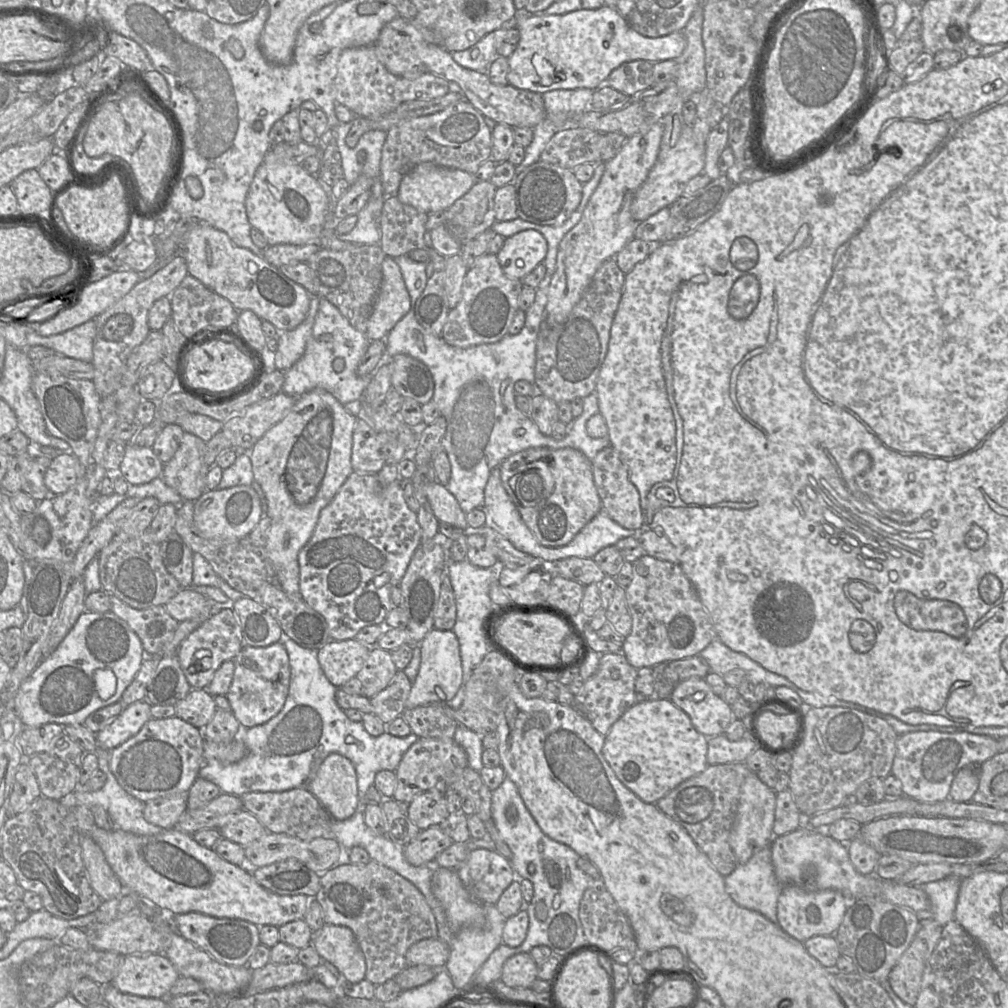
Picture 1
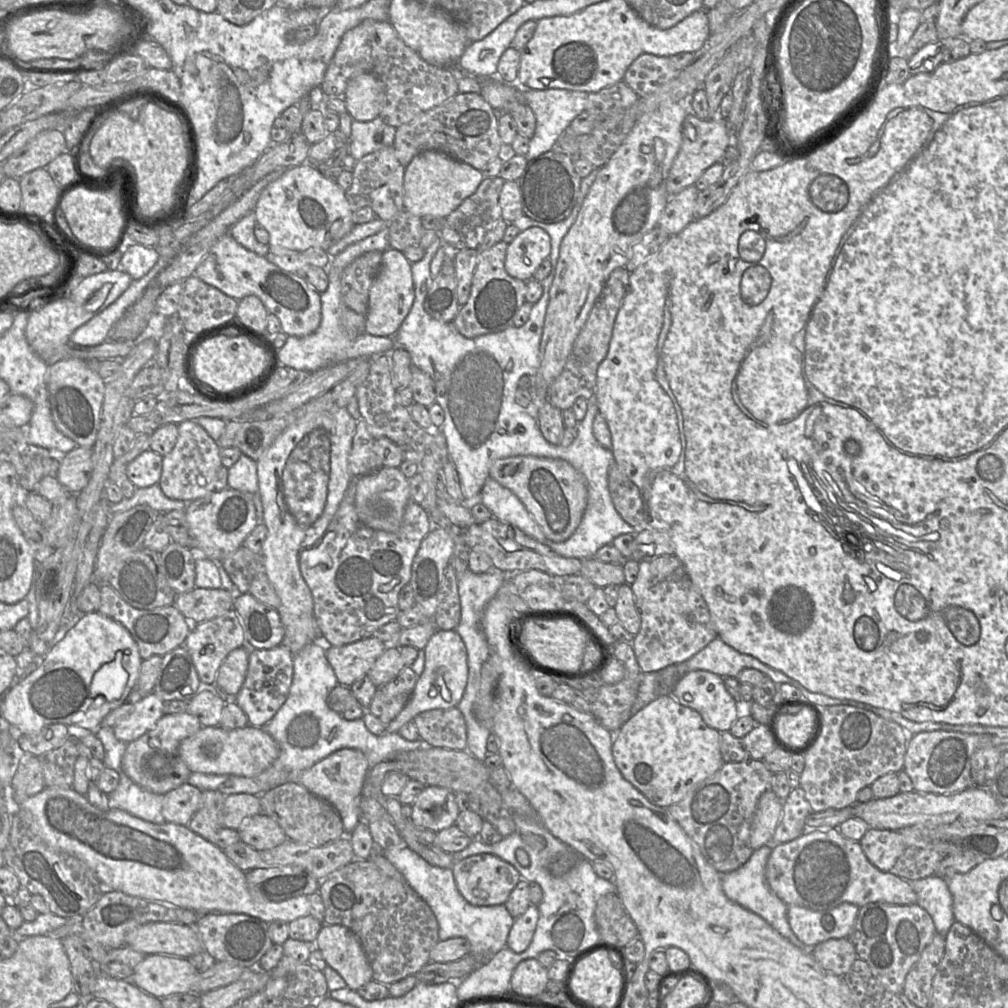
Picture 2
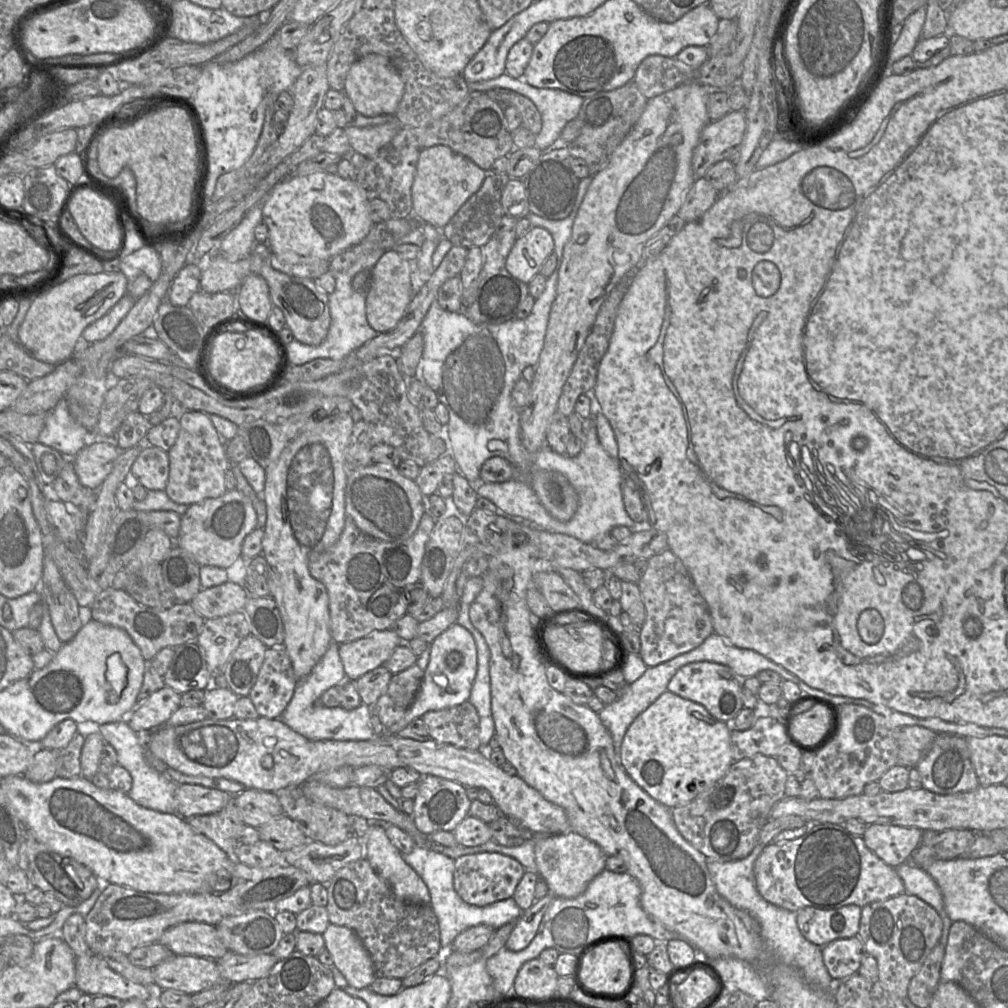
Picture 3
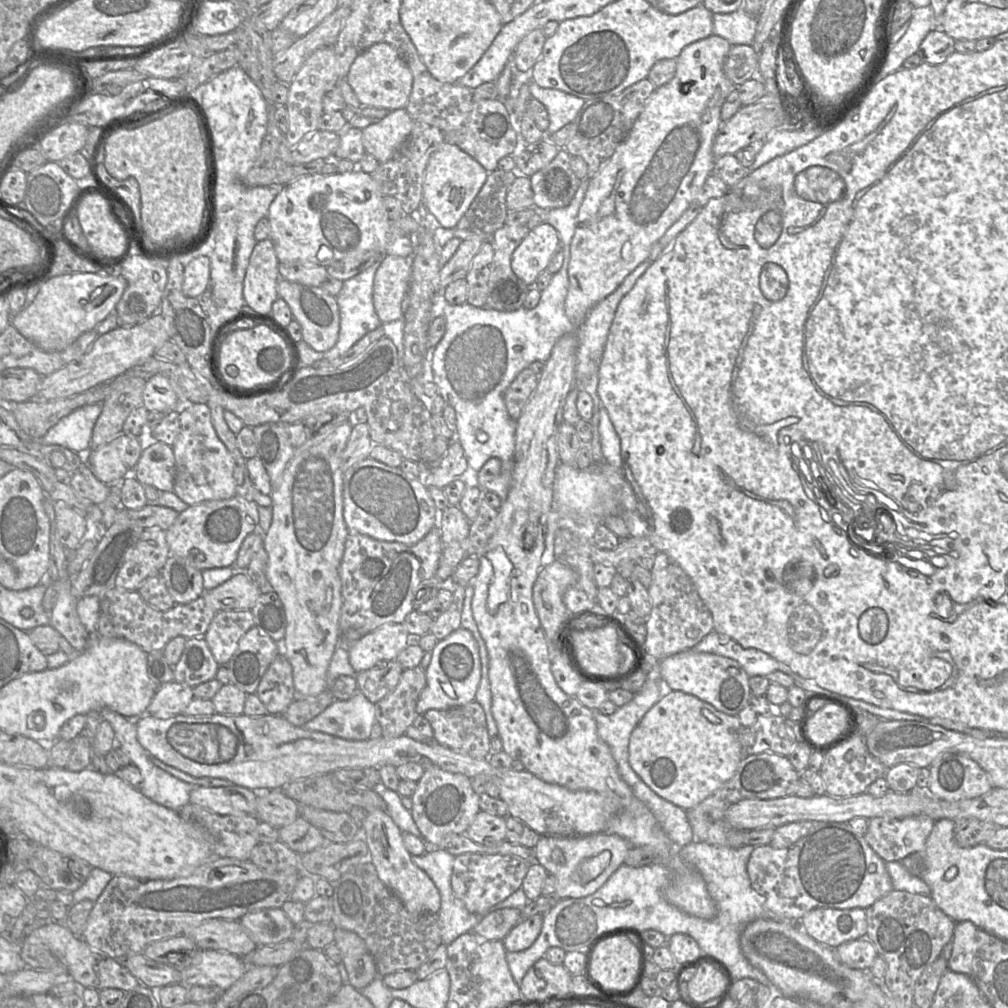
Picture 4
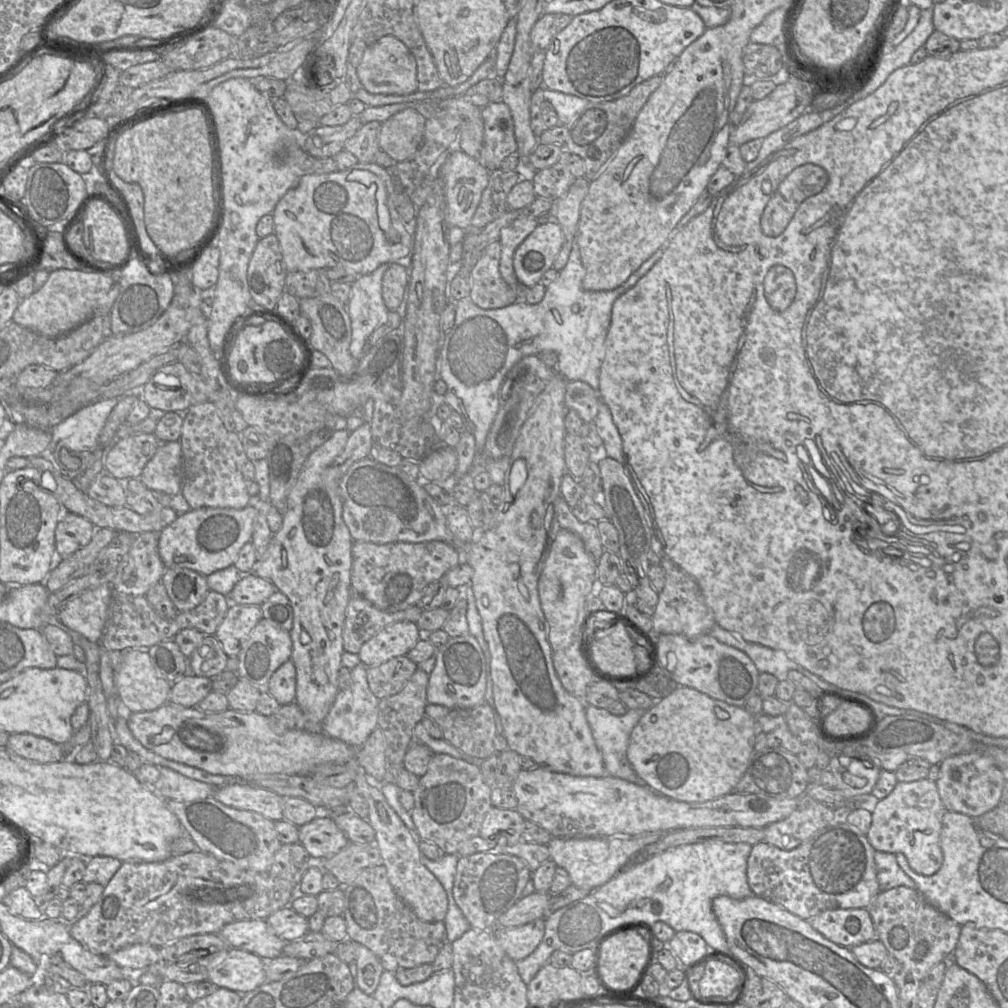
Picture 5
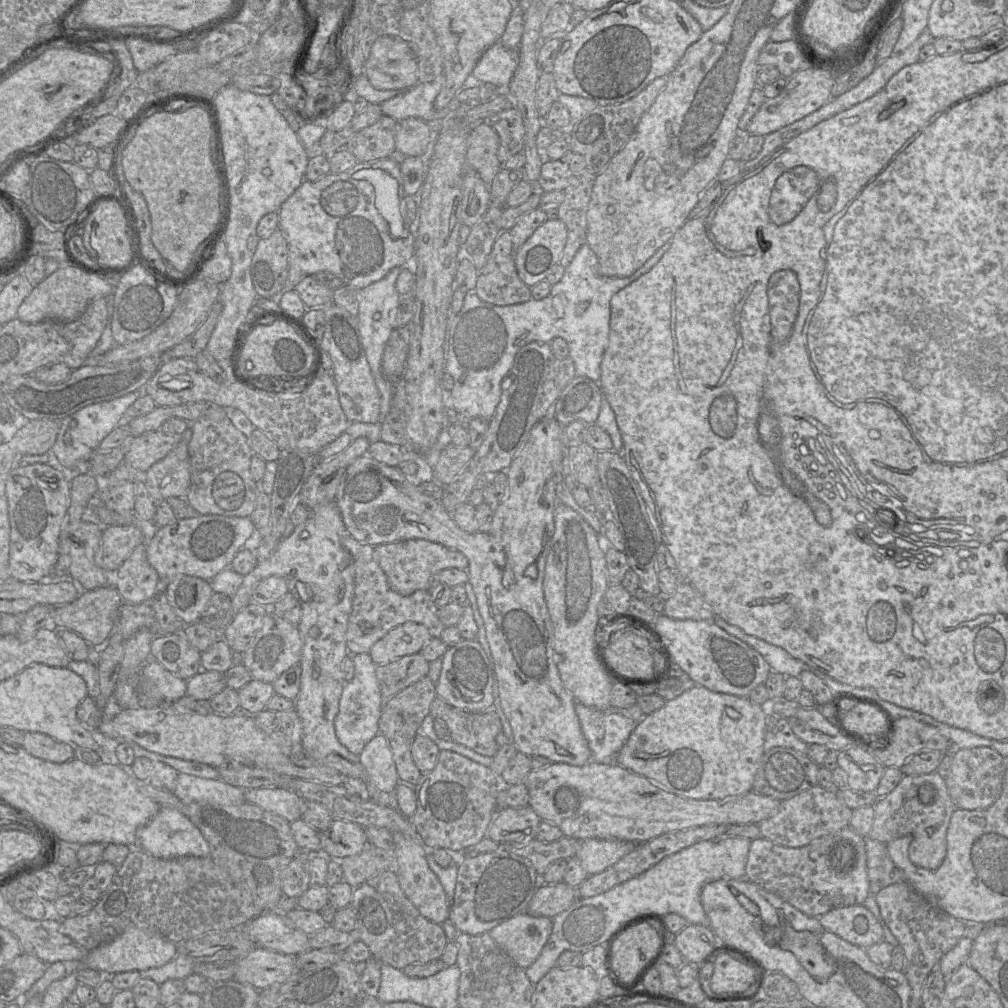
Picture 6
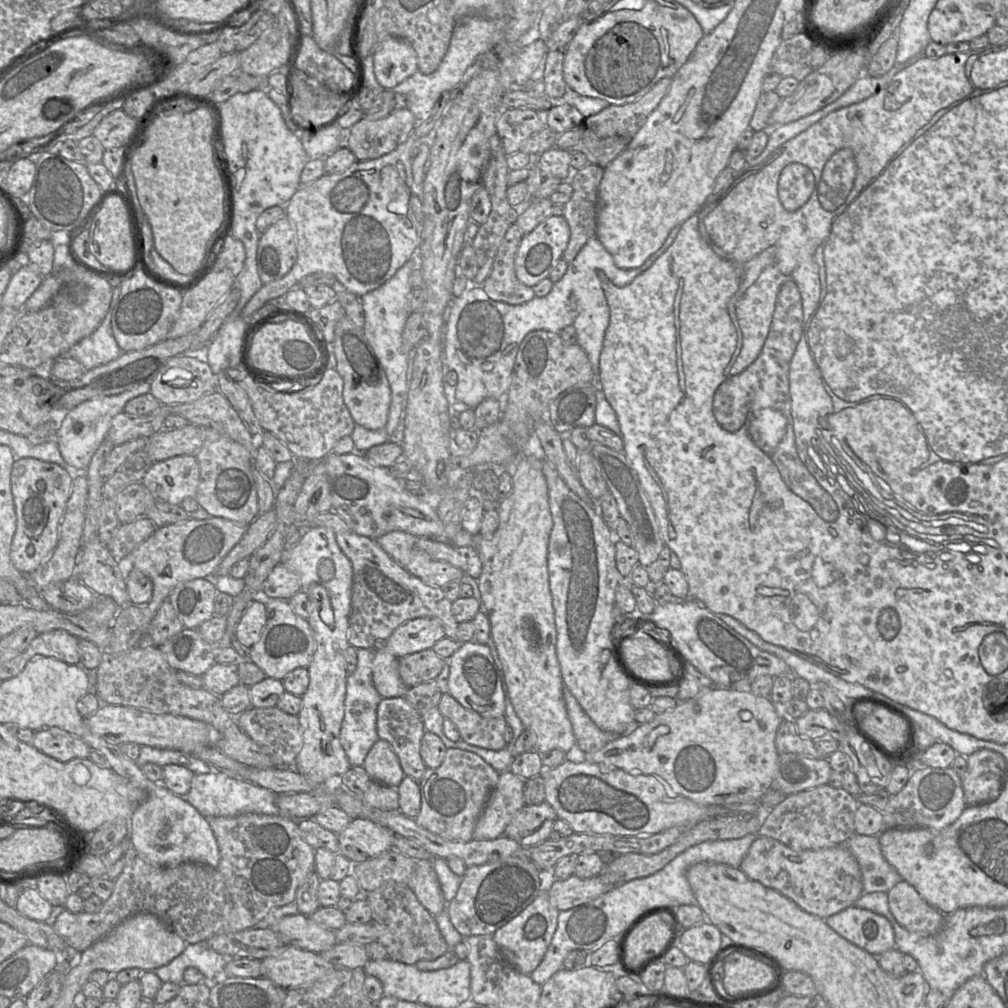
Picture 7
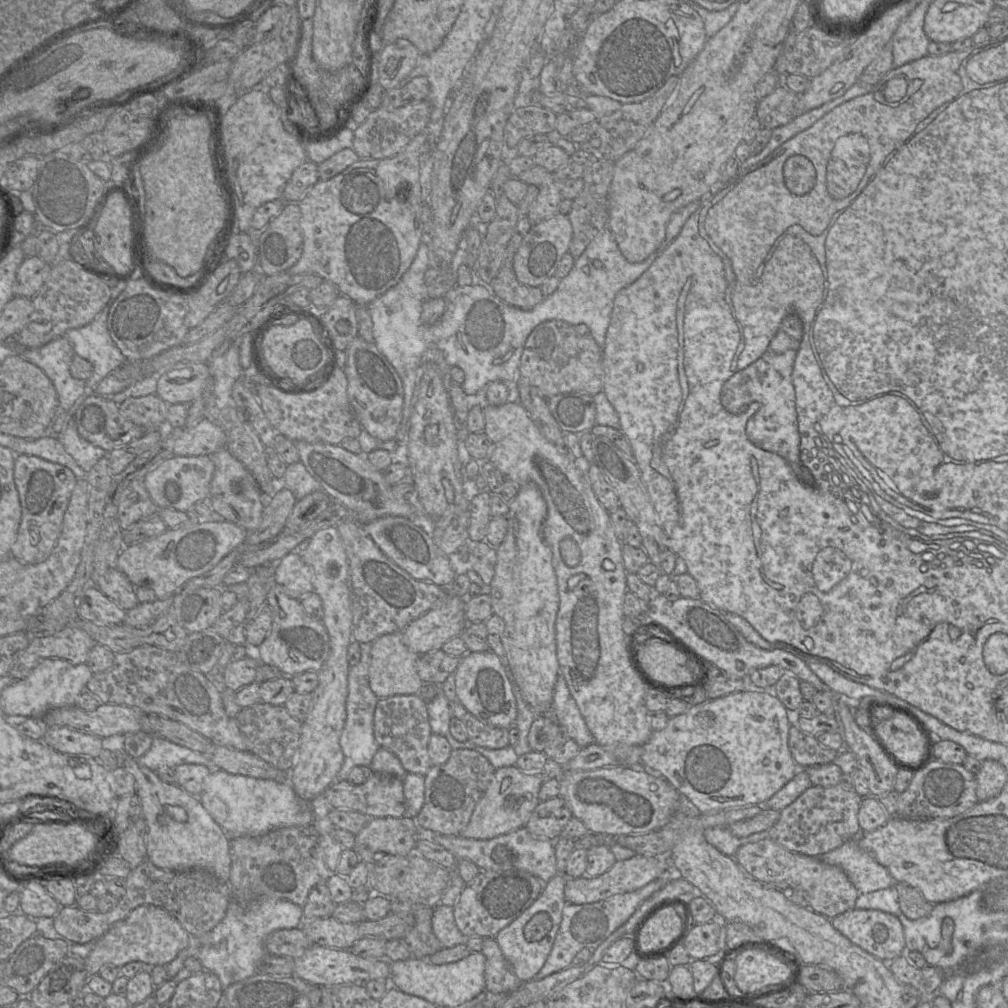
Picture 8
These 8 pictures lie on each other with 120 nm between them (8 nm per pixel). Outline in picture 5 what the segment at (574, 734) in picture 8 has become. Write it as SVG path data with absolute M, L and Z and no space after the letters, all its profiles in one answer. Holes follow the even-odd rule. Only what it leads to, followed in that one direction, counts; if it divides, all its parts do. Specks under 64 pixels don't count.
M585 703L586 718L597 748L603 756L606 774L645 785L627 759L627 748L634 726L646 710L628 709L624 715L613 715L605 708Z

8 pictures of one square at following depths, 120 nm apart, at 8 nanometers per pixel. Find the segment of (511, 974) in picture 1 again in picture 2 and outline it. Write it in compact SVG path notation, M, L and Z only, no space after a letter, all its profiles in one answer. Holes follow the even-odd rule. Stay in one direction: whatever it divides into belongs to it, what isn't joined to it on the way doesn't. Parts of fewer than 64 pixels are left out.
M531 958L516 966L511 976L510 988L520 995L538 996L546 990L548 981L548 968Z

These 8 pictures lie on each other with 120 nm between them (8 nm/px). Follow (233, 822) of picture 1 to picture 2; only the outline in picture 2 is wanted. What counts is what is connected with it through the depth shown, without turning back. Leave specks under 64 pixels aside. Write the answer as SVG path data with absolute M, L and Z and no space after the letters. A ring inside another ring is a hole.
M262 813L247 819L237 830L240 841L257 851L274 848L287 840L278 823Z

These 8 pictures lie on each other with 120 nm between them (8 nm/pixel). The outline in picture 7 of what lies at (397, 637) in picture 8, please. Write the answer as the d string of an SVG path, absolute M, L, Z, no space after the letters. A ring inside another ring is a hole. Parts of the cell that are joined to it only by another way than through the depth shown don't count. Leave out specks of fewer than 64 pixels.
M382 645L374 650L373 685L382 698L404 697L410 688L399 675L399 658Z

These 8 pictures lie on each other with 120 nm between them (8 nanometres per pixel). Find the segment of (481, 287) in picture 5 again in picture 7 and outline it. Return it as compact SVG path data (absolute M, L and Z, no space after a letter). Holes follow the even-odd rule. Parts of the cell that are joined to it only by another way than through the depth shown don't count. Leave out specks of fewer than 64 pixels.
M517 224L508 228L498 248L491 273L481 285L494 301L519 305L535 297L533 288L521 283L515 273L514 261L523 236Z

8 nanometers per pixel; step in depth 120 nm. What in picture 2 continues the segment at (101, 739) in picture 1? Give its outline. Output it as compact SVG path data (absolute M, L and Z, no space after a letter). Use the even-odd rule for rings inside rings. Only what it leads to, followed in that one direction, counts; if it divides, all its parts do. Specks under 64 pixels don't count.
M153 692L143 696L132 712L113 726L115 737L125 743L137 740L165 715L164 705L165 702Z

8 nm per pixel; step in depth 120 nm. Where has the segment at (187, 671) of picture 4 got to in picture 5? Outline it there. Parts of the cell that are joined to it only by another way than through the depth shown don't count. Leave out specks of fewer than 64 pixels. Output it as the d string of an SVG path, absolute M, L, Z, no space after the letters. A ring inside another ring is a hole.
M205 635L188 658L189 673L213 678L226 670L228 656L215 635Z

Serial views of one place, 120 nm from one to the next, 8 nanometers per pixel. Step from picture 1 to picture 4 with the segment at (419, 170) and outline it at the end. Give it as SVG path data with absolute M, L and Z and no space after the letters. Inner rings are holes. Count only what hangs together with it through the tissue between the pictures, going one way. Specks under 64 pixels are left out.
M442 144L429 158L423 188L422 208L442 227L454 229L486 182L488 172L458 146Z

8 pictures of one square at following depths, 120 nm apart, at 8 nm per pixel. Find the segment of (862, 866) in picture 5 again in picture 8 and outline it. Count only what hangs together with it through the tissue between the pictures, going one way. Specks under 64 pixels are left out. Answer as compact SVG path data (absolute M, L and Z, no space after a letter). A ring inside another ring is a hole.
M769 837L742 845L734 859L755 880L782 890L796 904L828 919L855 908L859 892L841 868L829 865L818 857L791 852Z

